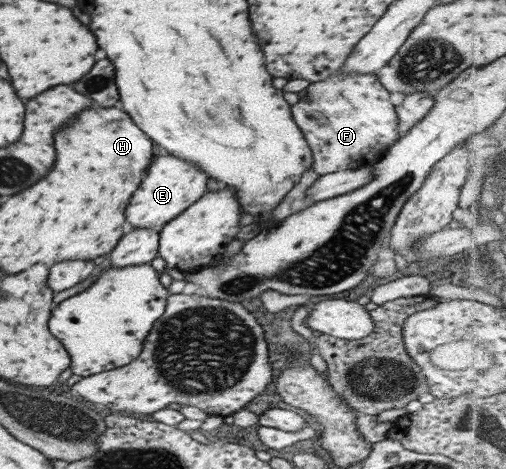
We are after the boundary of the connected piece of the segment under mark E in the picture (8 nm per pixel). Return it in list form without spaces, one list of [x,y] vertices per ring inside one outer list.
[[[169,154],[153,156],[150,164],[145,180],[129,198],[129,204],[125,208],[125,222],[129,222],[132,228],[151,228],[158,233],[165,222],[181,214],[185,208],[204,195],[208,178],[199,168]]]

